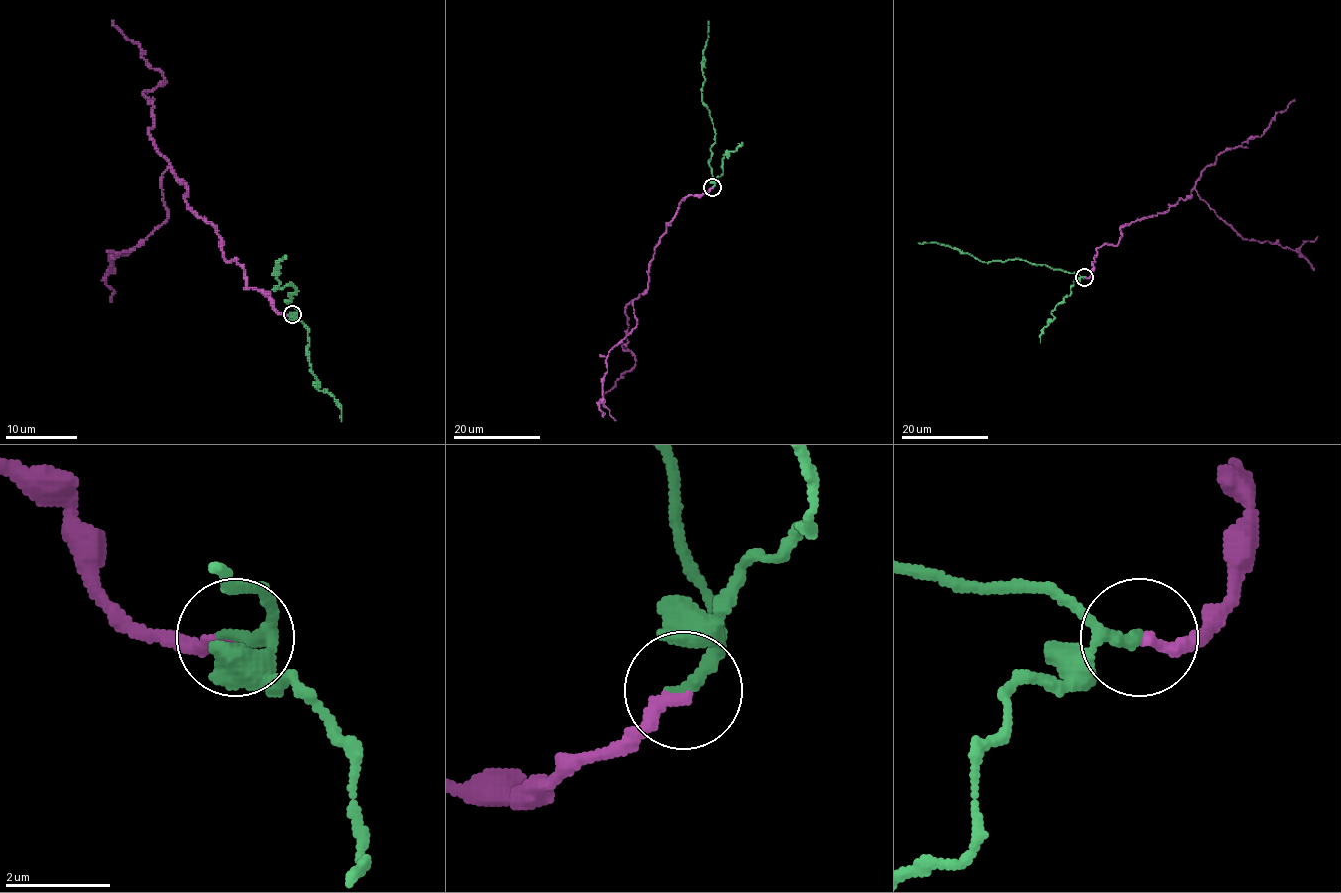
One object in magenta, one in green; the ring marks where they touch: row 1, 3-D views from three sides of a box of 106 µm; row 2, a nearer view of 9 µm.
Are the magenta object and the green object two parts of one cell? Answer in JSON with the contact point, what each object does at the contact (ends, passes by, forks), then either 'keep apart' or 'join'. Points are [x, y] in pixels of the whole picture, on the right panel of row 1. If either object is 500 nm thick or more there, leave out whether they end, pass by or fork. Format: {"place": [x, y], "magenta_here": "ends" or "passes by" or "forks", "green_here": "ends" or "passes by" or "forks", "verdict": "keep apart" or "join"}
{"place": [1084, 277], "magenta_here": "ends", "green_here": "passes by", "verdict": "join"}

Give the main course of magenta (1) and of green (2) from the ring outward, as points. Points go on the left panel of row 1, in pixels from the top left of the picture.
1: (291, 314), (249, 287), (168, 168), (167, 218), (117, 253), (111, 269), (111, 259), (133, 246)
2: (291, 314), (297, 310), (286, 302), (297, 289), (288, 284), (274, 287), (279, 284), (277, 262), (286, 257)

